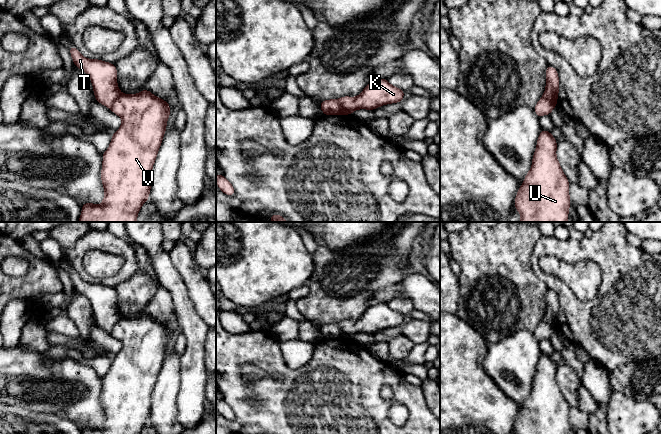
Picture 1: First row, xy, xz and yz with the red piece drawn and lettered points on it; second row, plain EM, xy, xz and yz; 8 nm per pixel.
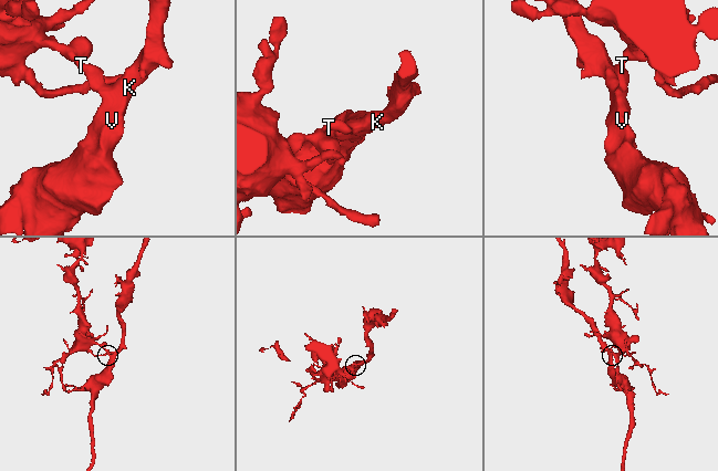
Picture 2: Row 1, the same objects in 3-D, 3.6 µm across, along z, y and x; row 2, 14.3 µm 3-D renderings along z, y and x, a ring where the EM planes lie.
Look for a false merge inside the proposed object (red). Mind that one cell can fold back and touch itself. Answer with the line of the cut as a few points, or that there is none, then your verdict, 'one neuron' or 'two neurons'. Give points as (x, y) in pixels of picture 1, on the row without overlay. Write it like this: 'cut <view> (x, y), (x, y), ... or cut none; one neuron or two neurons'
cut xy (121, 317), (110, 332); two neurons

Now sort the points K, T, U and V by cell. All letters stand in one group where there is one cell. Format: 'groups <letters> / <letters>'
groups K U V / T

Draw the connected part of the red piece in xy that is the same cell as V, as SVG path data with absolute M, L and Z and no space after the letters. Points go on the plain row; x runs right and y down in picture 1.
M143 313L138 318L121 318L111 334L122 343L122 349L112 359L108 373L102 378L100 400L105 420L101 429L81 428L82 434L140 434L149 424L152 392L166 356L170 329Z

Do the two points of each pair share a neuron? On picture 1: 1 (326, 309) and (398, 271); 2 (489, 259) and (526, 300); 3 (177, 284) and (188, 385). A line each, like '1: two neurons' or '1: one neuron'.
1: one neuron
2: one neuron
3: one neuron

